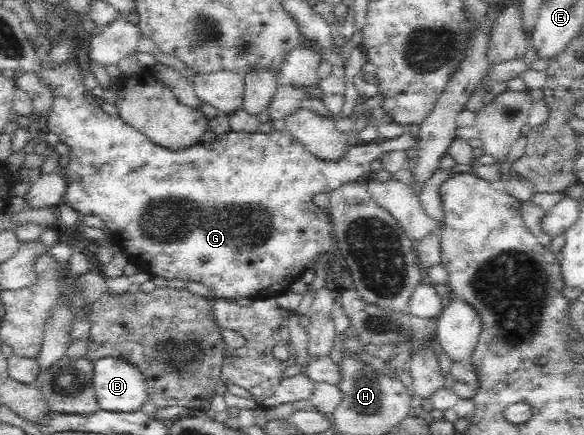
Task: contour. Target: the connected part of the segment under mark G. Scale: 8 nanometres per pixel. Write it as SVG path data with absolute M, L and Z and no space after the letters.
M80 44L72 51L64 61L54 63L50 59L50 52L46 55L46 59L38 58L38 66L33 73L38 77L38 80L52 92L53 107L48 117L44 119L47 123L49 131L56 134L60 138L60 142L68 145L70 153L68 153L68 165L58 169L58 173L63 176L66 191L63 197L63 203L72 207L76 211L79 218L85 215L96 215L105 227L110 231L110 238L112 244L118 246L121 251L128 257L128 261L133 263L139 272L148 272L152 276L164 277L170 279L182 279L185 282L194 281L194 283L202 283L210 290L211 299L214 298L228 298L238 299L241 297L254 298L271 298L286 289L296 279L299 279L301 274L310 267L314 261L326 257L327 254L333 253L333 238L331 237L330 222L326 211L319 208L313 203L314 195L322 192L327 192L332 189L347 184L354 184L364 180L364 173L370 171L370 163L379 158L379 155L386 150L402 150L405 151L410 148L415 148L418 143L418 133L414 129L406 129L400 137L392 138L390 140L381 139L371 143L360 143L351 146L348 151L348 157L342 161L318 161L314 159L306 148L298 143L294 135L284 127L277 128L277 131L268 131L268 133L238 133L230 131L230 133L218 135L214 141L208 141L193 145L186 151L170 151L164 149L162 146L156 145L148 140L142 133L139 133L132 125L129 125L125 119L118 115L110 115L106 111L102 111L100 100L96 99L91 91L86 89L82 71L87 65L86 48Z

